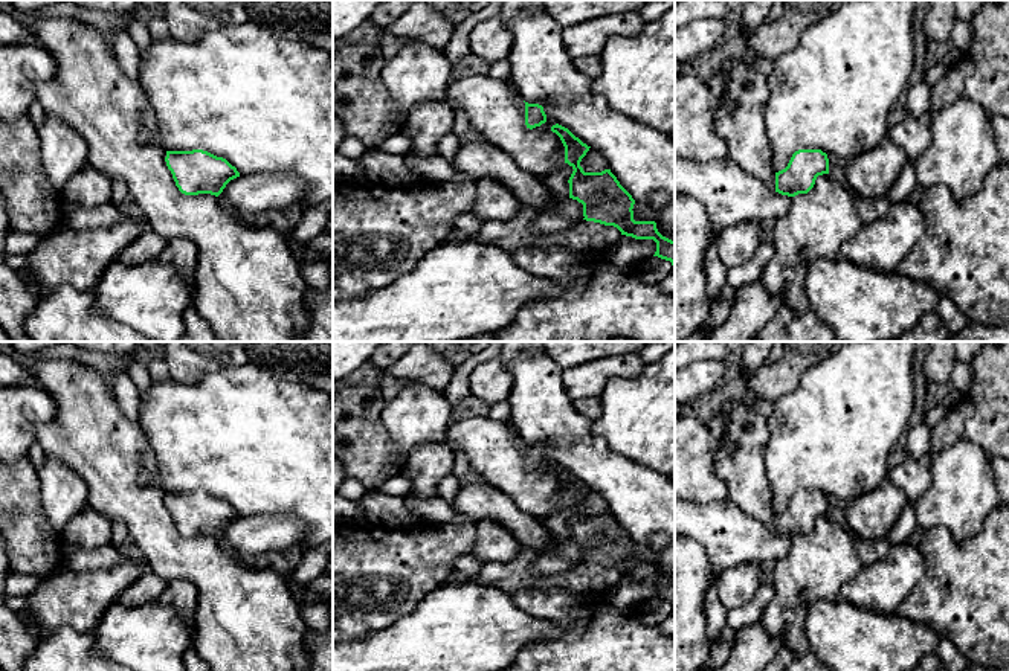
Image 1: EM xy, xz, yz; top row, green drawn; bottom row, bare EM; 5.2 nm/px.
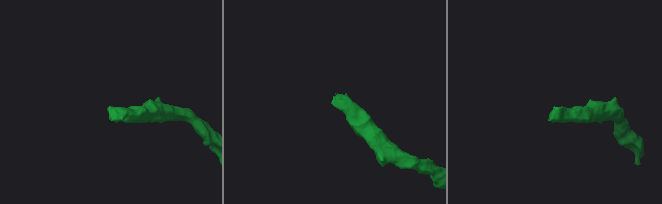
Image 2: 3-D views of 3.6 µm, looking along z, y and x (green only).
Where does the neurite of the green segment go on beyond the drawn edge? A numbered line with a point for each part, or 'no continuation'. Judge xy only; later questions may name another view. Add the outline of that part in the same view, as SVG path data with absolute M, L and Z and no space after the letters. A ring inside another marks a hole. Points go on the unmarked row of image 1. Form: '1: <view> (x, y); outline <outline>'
no continuation

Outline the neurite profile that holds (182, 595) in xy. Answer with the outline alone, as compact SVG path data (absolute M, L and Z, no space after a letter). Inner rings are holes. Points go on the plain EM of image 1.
M182 580L166 581L159 602L174 605L188 624L195 624L197 615L197 589Z

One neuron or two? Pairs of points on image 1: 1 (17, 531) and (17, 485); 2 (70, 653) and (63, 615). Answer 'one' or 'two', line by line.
1: one
2: two

